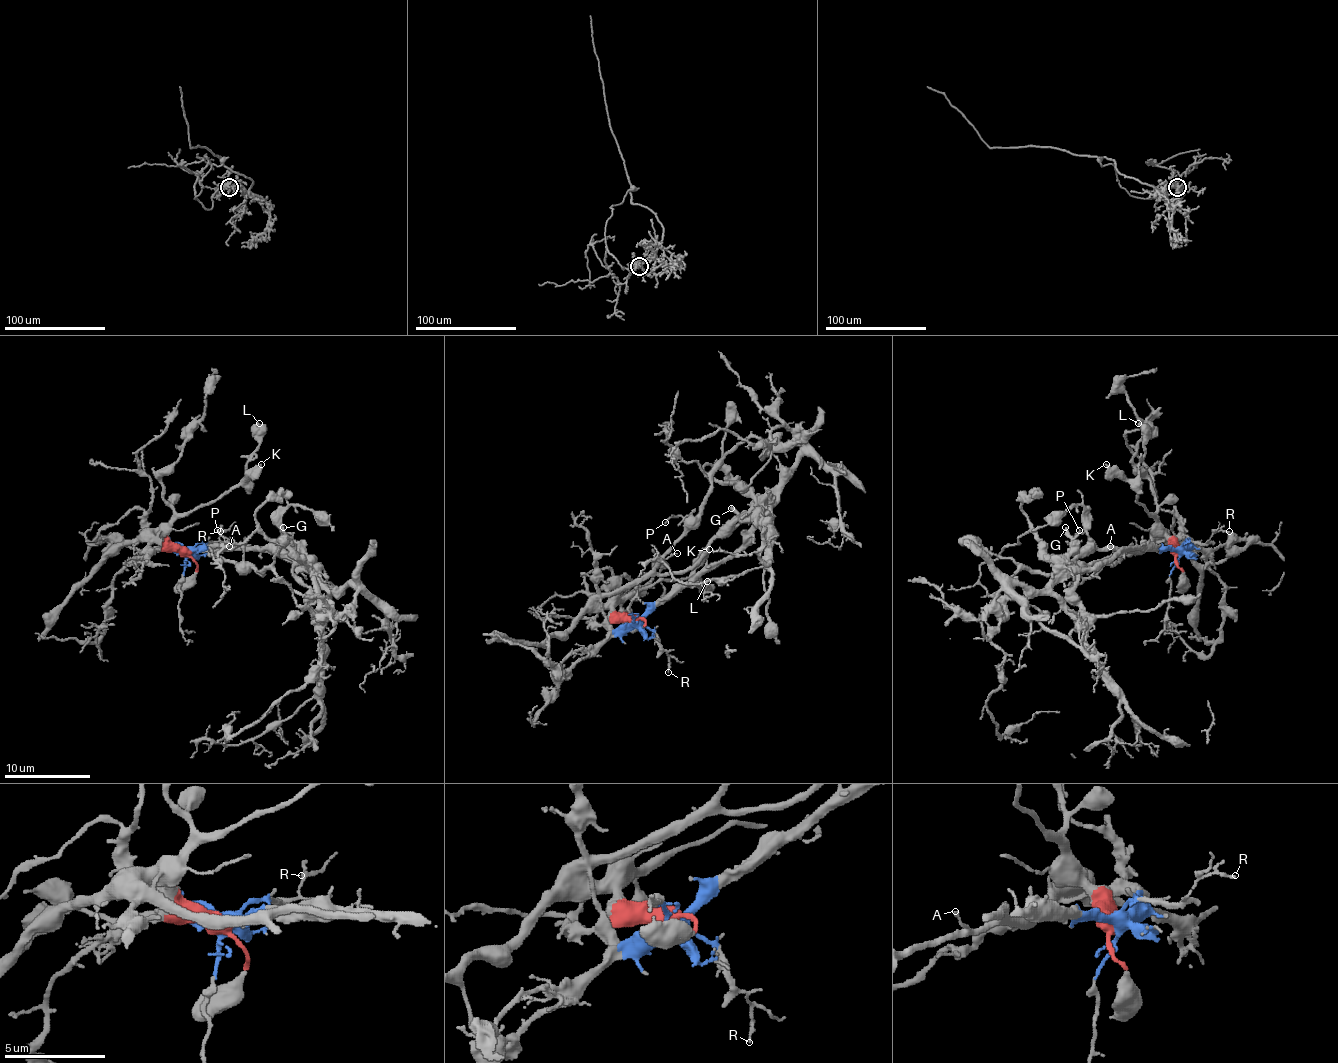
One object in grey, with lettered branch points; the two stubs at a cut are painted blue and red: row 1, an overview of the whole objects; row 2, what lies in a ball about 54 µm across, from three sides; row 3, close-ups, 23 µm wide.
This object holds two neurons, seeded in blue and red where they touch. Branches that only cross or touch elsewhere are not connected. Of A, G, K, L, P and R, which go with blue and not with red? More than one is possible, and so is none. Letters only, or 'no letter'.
G, R

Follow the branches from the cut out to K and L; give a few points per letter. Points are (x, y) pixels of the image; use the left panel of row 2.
K: (186, 551), (176, 547), (167, 536), (167, 528), (178, 517), (238, 487), (261, 464)
L: (186, 551), (176, 547), (167, 536), (167, 528), (178, 517), (212, 502), (236, 485), (259, 444), (259, 423)

